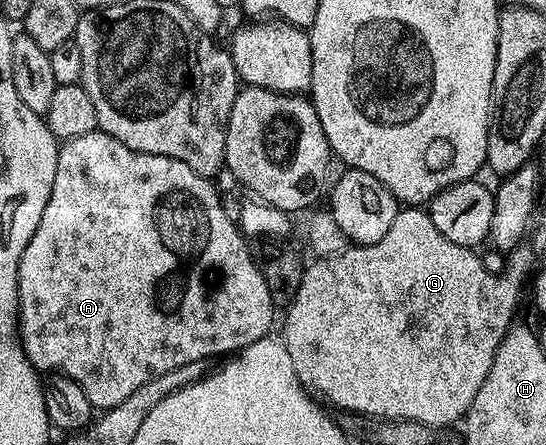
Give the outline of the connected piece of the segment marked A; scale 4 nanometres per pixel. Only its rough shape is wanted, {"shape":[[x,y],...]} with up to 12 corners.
{"shape":[[60,145],[19,261],[36,370],[104,412],[272,333],[212,179]]}

